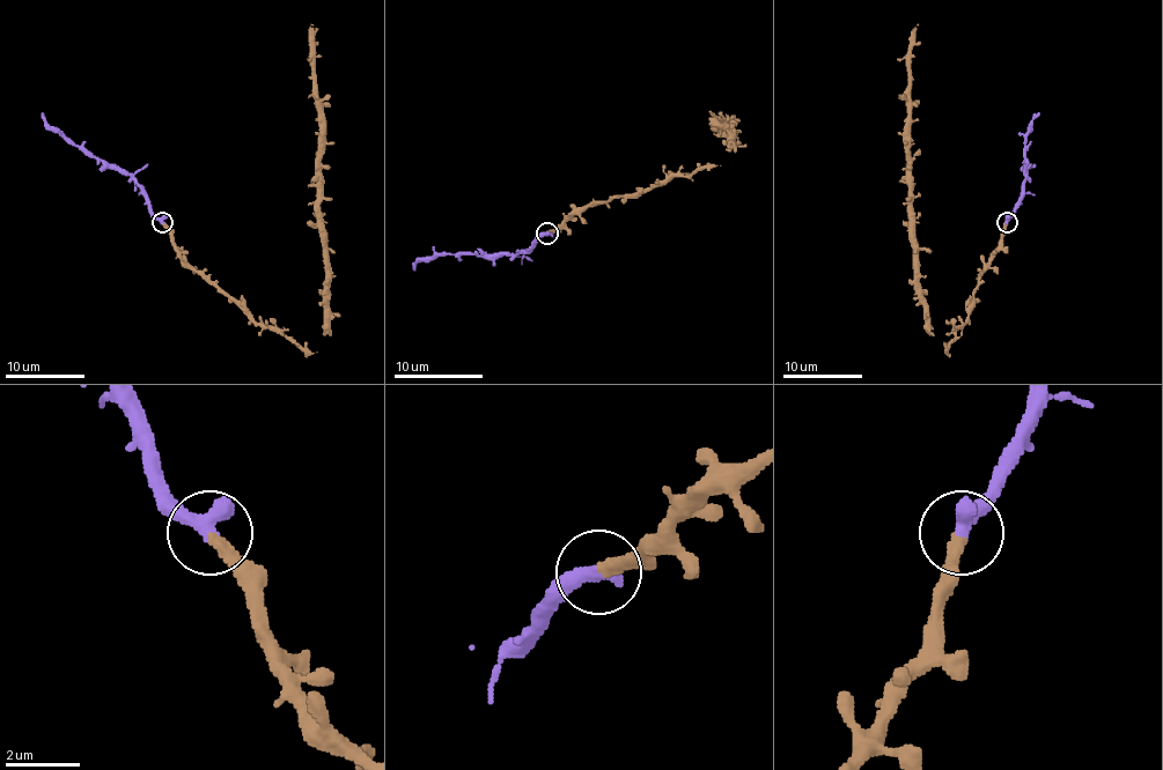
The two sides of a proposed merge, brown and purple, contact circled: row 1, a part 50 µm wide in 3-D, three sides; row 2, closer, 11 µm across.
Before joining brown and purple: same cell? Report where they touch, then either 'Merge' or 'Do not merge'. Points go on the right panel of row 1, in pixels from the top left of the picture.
Place: (1007, 222). Merge

